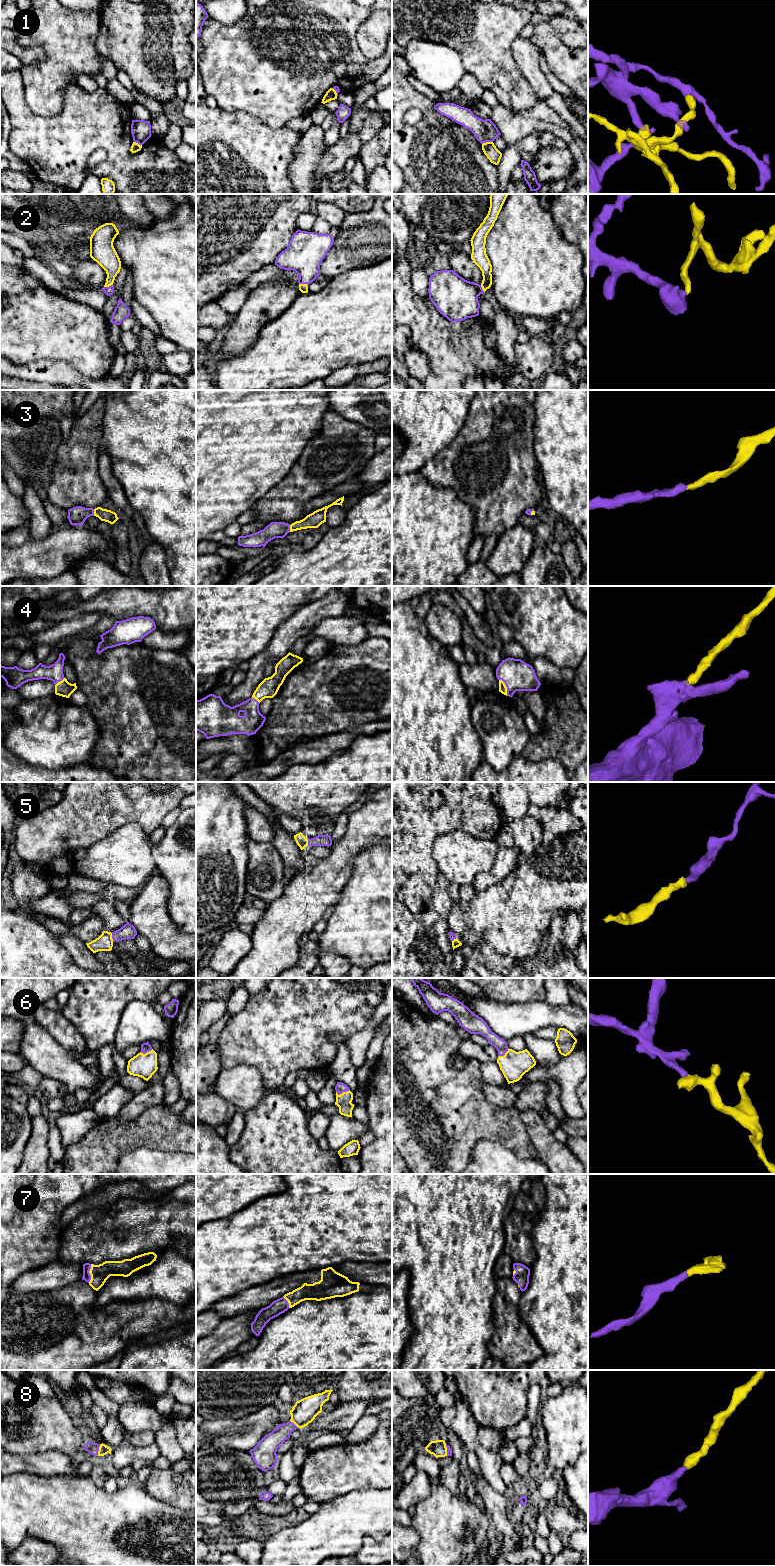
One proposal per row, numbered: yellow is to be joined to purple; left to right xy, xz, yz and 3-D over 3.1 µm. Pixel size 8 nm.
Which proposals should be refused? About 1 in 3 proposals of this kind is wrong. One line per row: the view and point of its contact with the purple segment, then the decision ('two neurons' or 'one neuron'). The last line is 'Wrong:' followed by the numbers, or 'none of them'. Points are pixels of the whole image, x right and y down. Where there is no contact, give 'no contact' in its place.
1: meets purple in yz at (487, 141); two neurons
2: meets purple in xy at (109, 286); one neuron
3: meets purple in xz at (289, 528); one neuron
4: meets purple in yz at (506, 686); one neuron
5: meets purple in xy at (112, 937); one neuron
6: meets purple in xz at (342, 1092); one neuron
7: meets purple in xy at (89, 1273); one neuron
8: meets purple in xy at (98, 1450); one neuron
Wrong: 1

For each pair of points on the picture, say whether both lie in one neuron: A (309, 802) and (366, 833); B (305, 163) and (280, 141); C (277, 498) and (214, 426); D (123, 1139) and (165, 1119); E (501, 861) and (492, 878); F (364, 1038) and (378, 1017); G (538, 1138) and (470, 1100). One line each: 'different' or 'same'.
A: different
B: different
C: different
D: same
E: same
F: same
G: different

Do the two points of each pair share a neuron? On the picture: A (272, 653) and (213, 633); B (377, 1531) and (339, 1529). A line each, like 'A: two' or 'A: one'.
A: two
B: one

